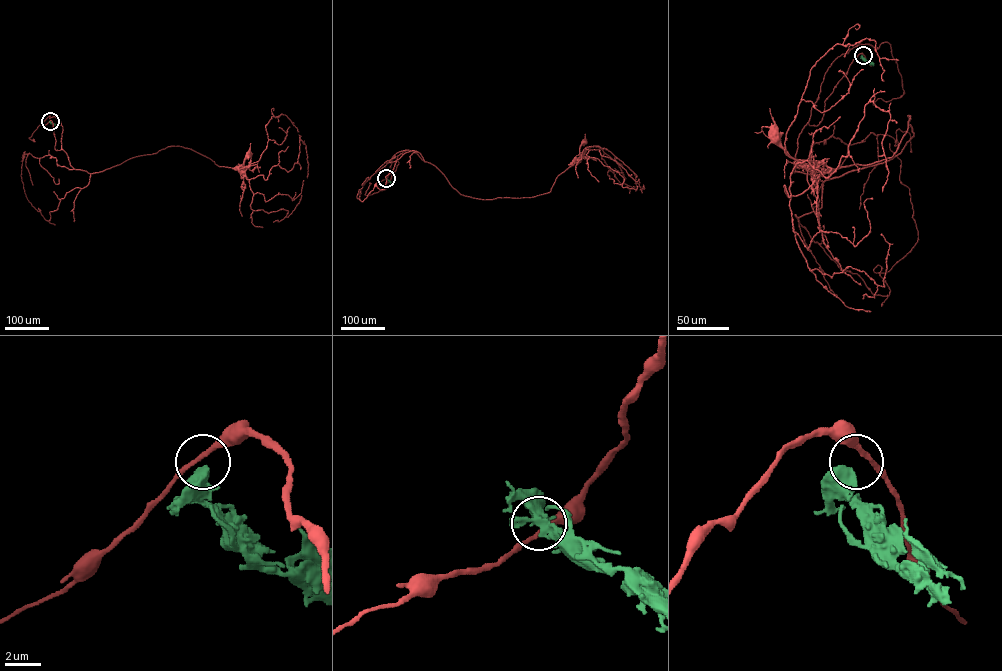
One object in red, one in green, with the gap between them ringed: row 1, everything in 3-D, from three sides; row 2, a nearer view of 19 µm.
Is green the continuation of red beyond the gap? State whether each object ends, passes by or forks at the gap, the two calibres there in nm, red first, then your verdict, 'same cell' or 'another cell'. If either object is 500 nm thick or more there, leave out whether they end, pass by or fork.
260/650 nm | another cell

